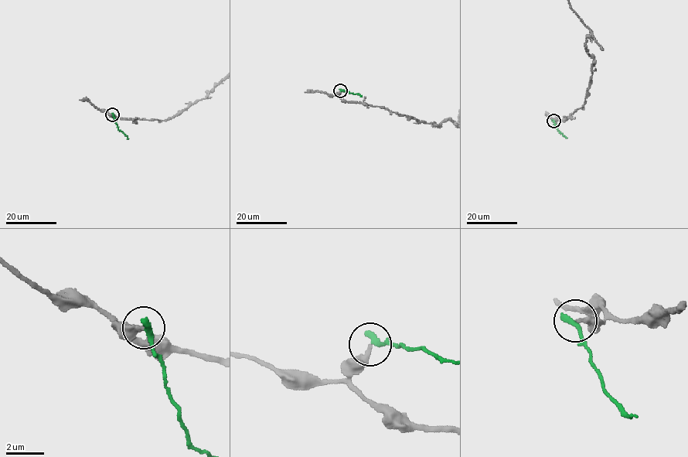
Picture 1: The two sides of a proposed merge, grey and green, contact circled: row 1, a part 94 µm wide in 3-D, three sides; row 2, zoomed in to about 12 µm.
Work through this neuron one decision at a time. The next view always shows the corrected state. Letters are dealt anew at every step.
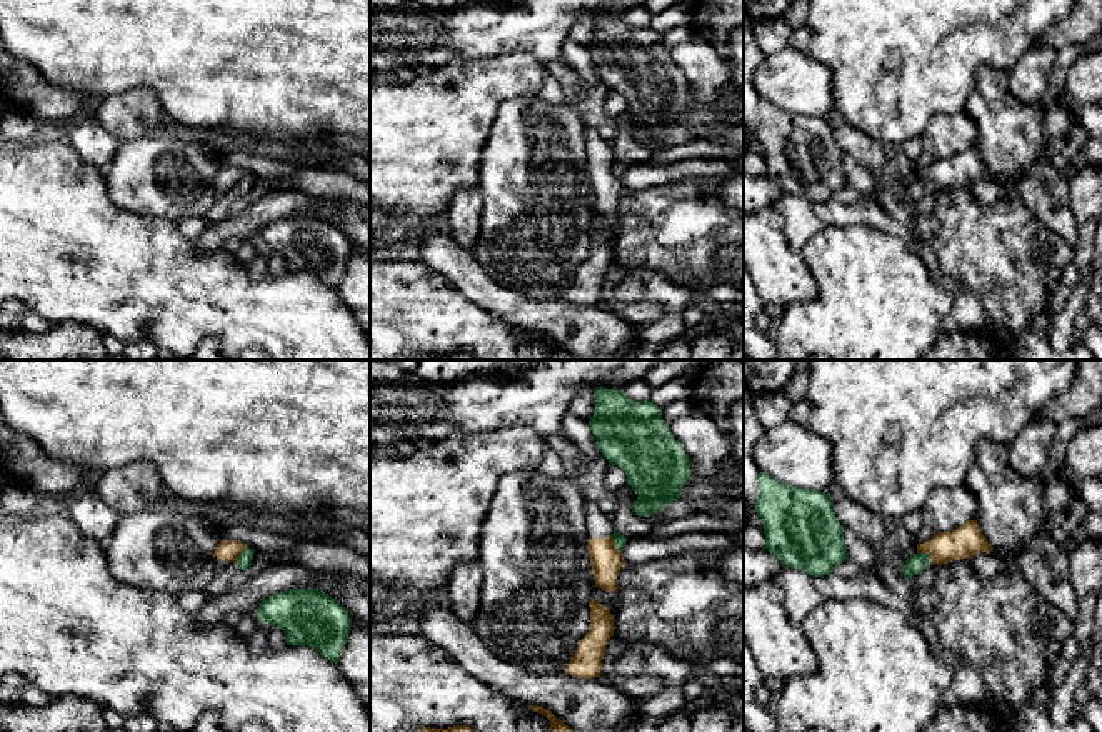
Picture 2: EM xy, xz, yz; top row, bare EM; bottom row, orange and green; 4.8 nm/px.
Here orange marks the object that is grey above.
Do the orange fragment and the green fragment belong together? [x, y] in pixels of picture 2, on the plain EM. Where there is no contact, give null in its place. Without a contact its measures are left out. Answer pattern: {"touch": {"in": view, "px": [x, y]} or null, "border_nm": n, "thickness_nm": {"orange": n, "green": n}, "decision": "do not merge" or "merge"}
{"touch": {"in": "yz", "px": [926, 179]}, "border_nm": 90, "thickness_nm": {"orange": 160, "green": 90}, "decision": "do not merge"}

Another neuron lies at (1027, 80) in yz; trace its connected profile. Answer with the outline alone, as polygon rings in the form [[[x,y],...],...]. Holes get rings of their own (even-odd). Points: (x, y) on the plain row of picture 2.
[[[1032,47],[1009,72],[1012,95],[1024,103],[1039,105],[1055,67],[1057,50]]]

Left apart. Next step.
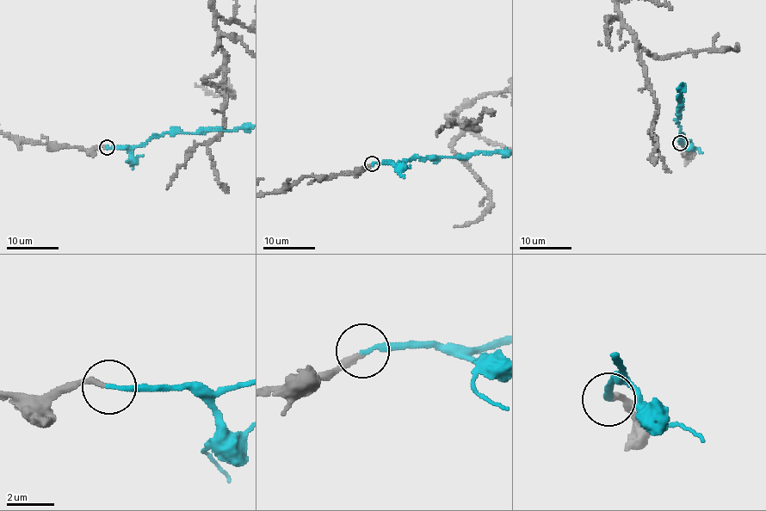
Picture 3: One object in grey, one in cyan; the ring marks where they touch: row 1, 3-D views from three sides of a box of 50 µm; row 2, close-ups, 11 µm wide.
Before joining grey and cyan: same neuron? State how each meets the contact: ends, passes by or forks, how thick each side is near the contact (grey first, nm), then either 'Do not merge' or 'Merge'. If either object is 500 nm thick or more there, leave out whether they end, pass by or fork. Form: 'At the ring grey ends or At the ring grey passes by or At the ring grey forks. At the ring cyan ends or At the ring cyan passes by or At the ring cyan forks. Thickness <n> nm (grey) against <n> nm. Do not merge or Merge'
At the ring grey ends. At the ring cyan ends. Thickness 260 nm (grey) against 200 nm. Merge

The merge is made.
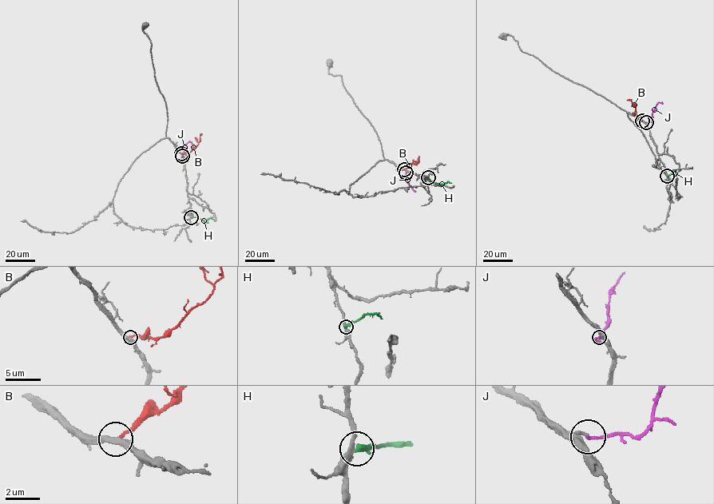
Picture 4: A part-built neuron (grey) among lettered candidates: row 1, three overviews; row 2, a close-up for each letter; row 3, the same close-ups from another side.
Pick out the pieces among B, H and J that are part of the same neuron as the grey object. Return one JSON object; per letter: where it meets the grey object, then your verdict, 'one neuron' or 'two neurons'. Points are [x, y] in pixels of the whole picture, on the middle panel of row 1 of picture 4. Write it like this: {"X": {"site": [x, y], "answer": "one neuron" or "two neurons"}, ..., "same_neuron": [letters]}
{"B": {"site": [404, 169], "answer": "two neurons"}, "H": {"site": [428, 177], "answer": "two neurons"}, "J": {"site": [406, 172], "answer": "one neuron"}, "same_neuron": ["J"]}

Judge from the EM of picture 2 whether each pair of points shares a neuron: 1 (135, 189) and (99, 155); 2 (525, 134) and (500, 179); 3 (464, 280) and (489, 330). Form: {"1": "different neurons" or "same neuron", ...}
{"1": "different neurons", "2": "same neuron", "3": "different neurons"}

